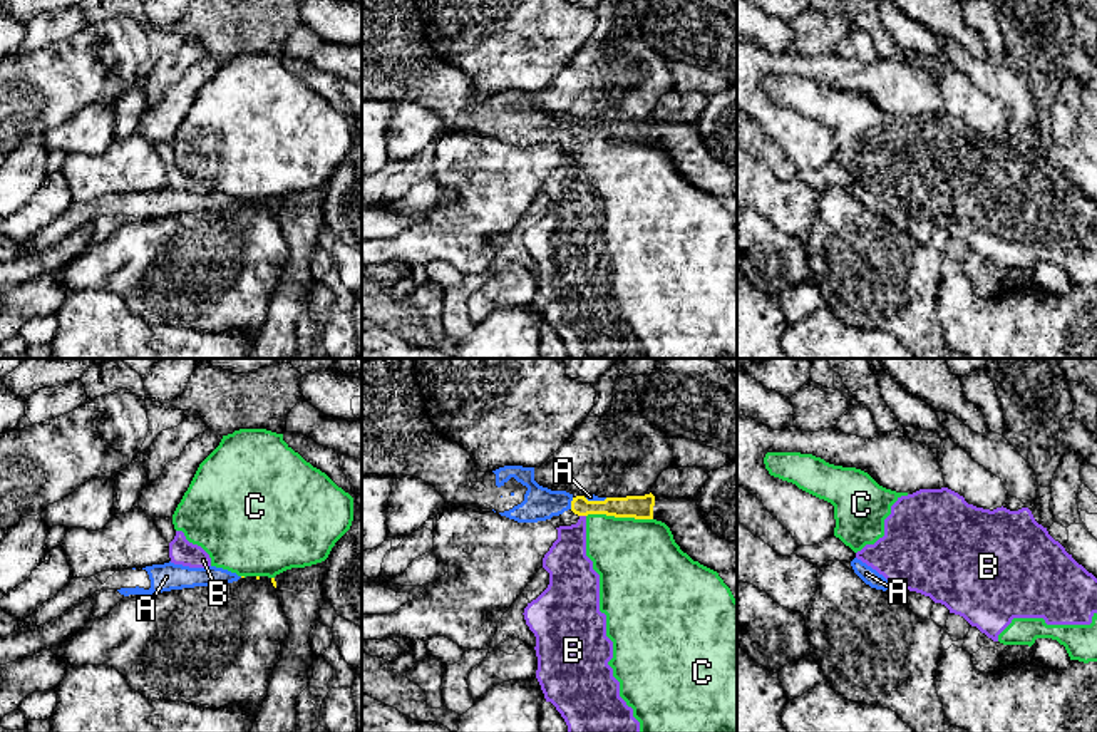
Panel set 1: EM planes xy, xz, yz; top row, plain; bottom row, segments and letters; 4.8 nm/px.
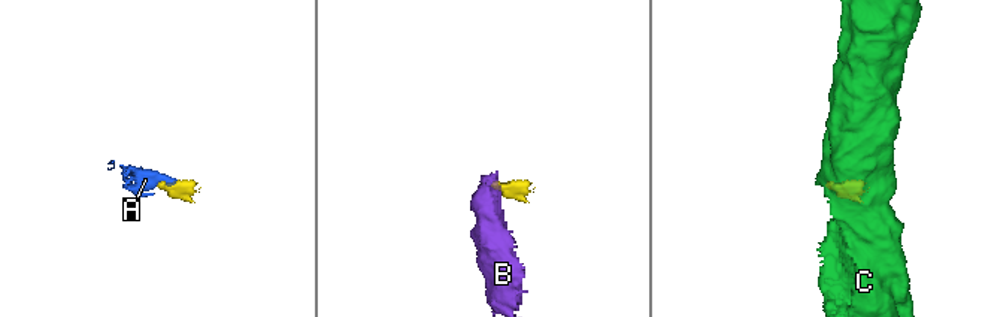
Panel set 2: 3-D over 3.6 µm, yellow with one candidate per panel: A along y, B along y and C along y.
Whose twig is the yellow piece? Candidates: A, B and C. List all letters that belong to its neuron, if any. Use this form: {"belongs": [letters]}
{"belongs": ["A"]}

